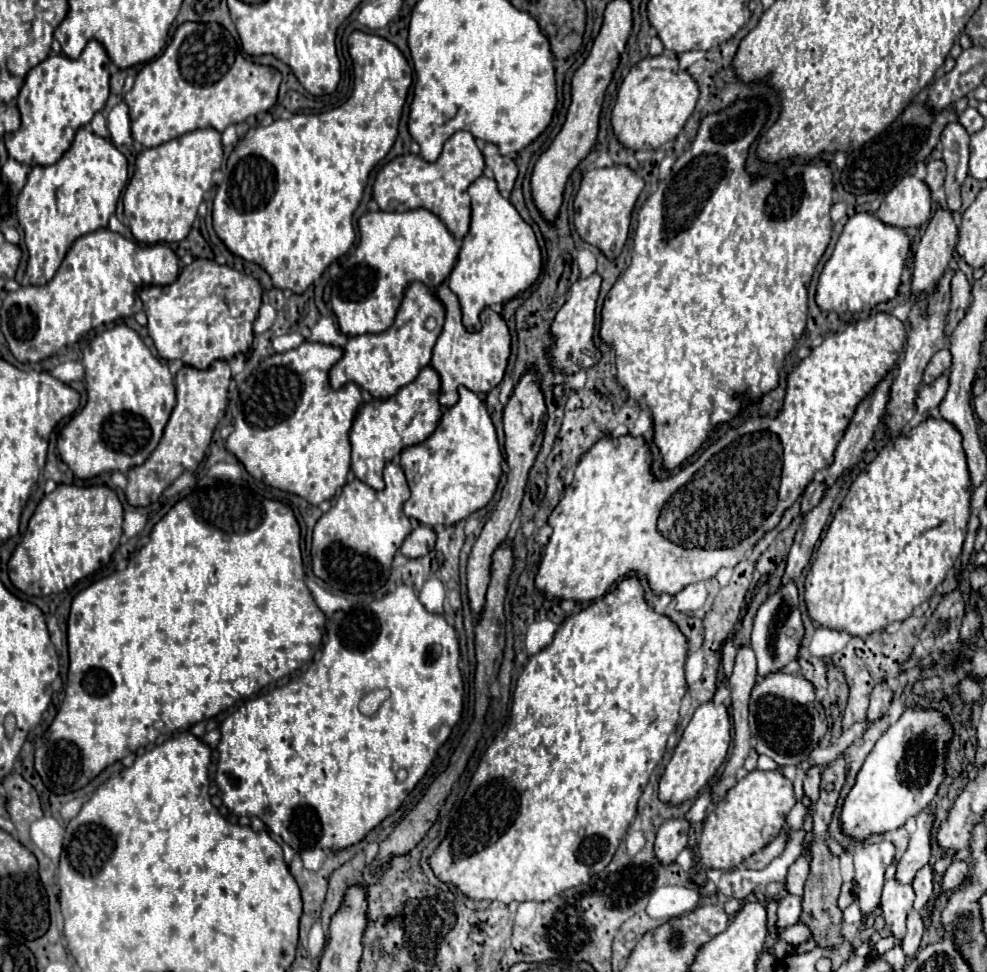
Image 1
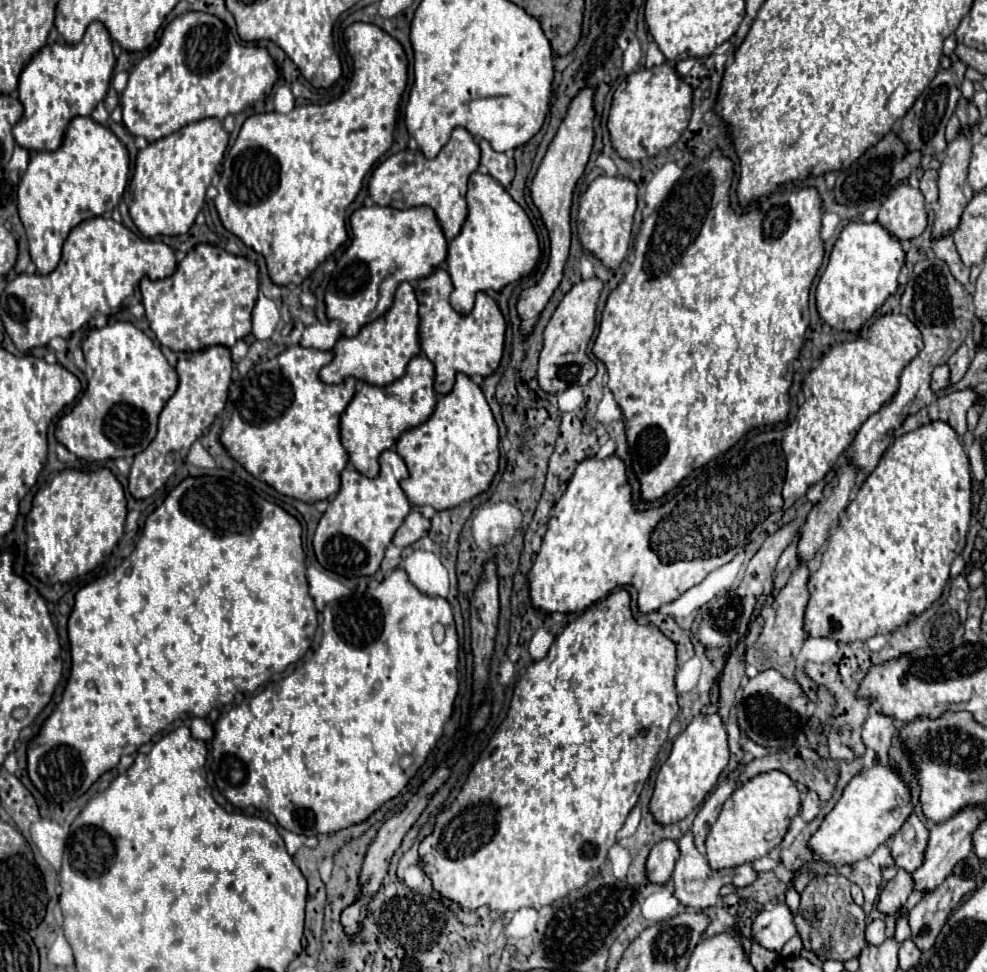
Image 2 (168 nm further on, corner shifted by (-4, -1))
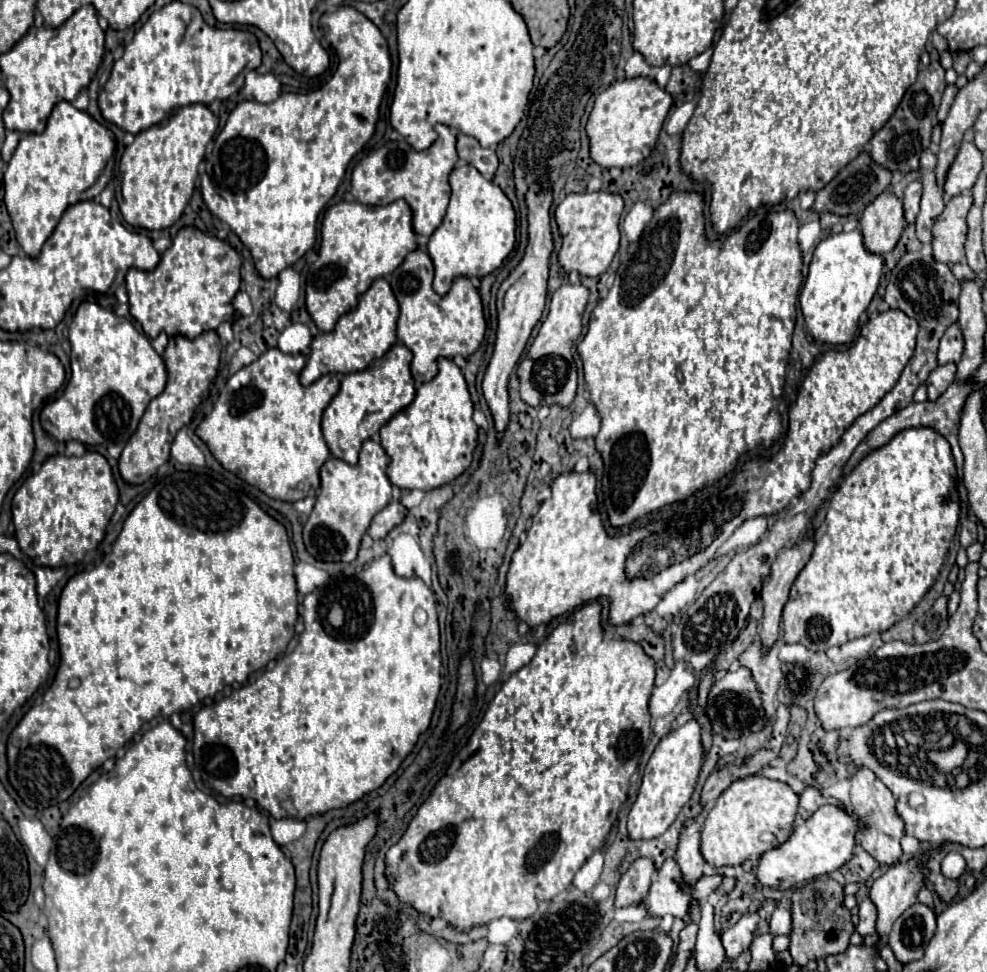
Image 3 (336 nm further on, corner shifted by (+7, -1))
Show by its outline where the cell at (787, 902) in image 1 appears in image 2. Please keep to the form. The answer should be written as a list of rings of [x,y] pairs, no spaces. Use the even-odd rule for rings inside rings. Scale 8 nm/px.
[[[780,903],[772,911],[758,913],[756,919],[752,921],[750,935],[752,935],[752,941],[756,941],[764,949],[776,951],[780,955],[784,943],[792,935],[796,935],[794,919],[792,919],[792,913],[790,913],[788,905]]]

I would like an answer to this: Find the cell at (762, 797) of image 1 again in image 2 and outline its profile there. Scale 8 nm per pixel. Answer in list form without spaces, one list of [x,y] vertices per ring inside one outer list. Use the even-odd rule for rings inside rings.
[[[768,771],[752,777],[738,787],[724,803],[716,823],[706,837],[706,857],[712,869],[728,869],[742,863],[750,863],[768,855],[774,843],[768,841],[768,833],[776,831],[776,845],[786,835],[790,821],[800,813],[800,793],[796,783],[782,771]]]

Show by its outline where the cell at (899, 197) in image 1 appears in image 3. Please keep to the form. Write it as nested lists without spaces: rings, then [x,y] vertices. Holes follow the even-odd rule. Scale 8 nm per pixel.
[[[883,191],[875,197],[873,203],[867,205],[867,209],[861,215],[861,233],[865,247],[871,253],[881,255],[891,251],[901,239],[905,225],[907,221],[903,201],[891,191]]]

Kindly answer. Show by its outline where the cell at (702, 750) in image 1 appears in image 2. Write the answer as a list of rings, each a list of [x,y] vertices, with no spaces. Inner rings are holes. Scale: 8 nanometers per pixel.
[[[698,715],[674,739],[670,757],[660,767],[654,793],[650,797],[650,813],[658,825],[674,825],[696,809],[716,785],[720,773],[728,765],[728,739],[720,715]]]

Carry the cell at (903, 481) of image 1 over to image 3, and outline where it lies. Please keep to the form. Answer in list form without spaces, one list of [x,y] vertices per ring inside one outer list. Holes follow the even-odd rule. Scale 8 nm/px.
[[[929,427],[905,429],[887,445],[869,453],[841,481],[841,487],[829,501],[823,525],[815,529],[813,555],[797,575],[783,609],[785,645],[801,643],[813,655],[825,653],[827,657],[831,649],[843,651],[845,657],[835,663],[845,663],[845,669],[883,646],[881,633],[907,617],[935,583],[949,543],[957,533],[961,499],[955,477],[955,459],[949,443]]]

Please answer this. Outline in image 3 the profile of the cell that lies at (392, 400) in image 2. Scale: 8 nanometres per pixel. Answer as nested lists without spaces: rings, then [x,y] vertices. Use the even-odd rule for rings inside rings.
[[[397,343],[387,351],[383,359],[371,363],[369,369],[345,375],[345,379],[341,381],[339,393],[333,397],[333,401],[323,413],[323,425],[321,425],[323,437],[333,457],[349,465],[357,465],[363,441],[377,435],[379,429],[393,415],[405,409],[405,405],[413,403],[417,389],[411,377],[411,359],[413,359],[413,353],[409,353],[405,345]]]

